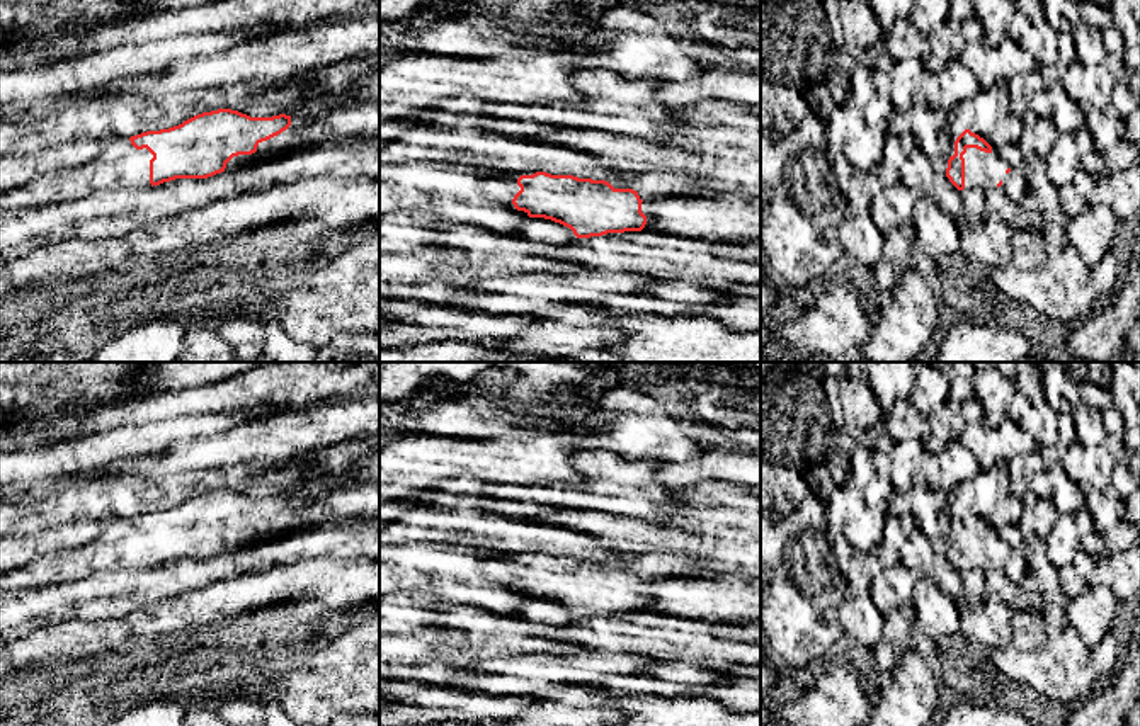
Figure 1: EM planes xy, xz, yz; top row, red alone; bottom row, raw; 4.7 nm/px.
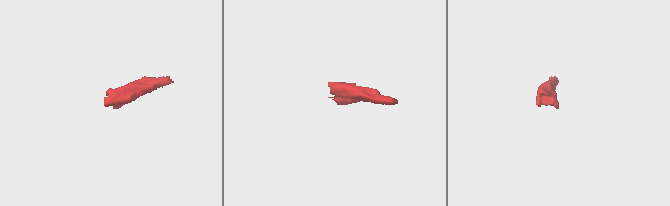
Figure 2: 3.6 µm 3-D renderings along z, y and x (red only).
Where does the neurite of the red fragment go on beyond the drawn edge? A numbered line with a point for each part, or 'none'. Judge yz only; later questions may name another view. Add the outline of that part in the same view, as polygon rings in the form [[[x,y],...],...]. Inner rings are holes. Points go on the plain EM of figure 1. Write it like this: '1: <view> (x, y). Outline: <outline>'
1: yz (1014, 568). Outline: [[[1011,549],[1011,553],[1002,559],[1002,566],[999,570],[1009,581],[1021,587],[1028,575],[1024,554],[1019,549]]]

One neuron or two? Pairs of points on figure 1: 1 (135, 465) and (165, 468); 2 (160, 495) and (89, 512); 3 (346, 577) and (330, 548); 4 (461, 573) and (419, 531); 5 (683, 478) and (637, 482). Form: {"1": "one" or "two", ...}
{"1": "one", "2": "one", "3": "two", "4": "two", "5": "two"}

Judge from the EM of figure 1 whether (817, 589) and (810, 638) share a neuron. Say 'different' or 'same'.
same

